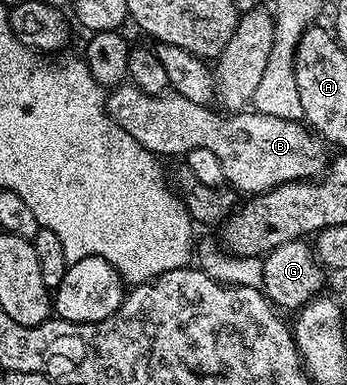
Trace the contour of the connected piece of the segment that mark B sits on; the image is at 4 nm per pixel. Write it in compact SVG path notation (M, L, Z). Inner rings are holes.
M132 84L115 86L106 95L106 113L114 119L117 126L124 128L124 132L128 132L128 136L135 138L145 150L150 150L159 156L165 156L165 154L184 156L192 148L208 148L208 152L214 153L220 159L226 182L243 195L262 194L286 182L314 180L327 169L327 143L309 125L301 121L278 119L255 112L234 112L226 117L228 119L221 122L216 115L210 114L210 110L209 105L193 103L192 100L185 99L180 94L173 92L149 94Z

